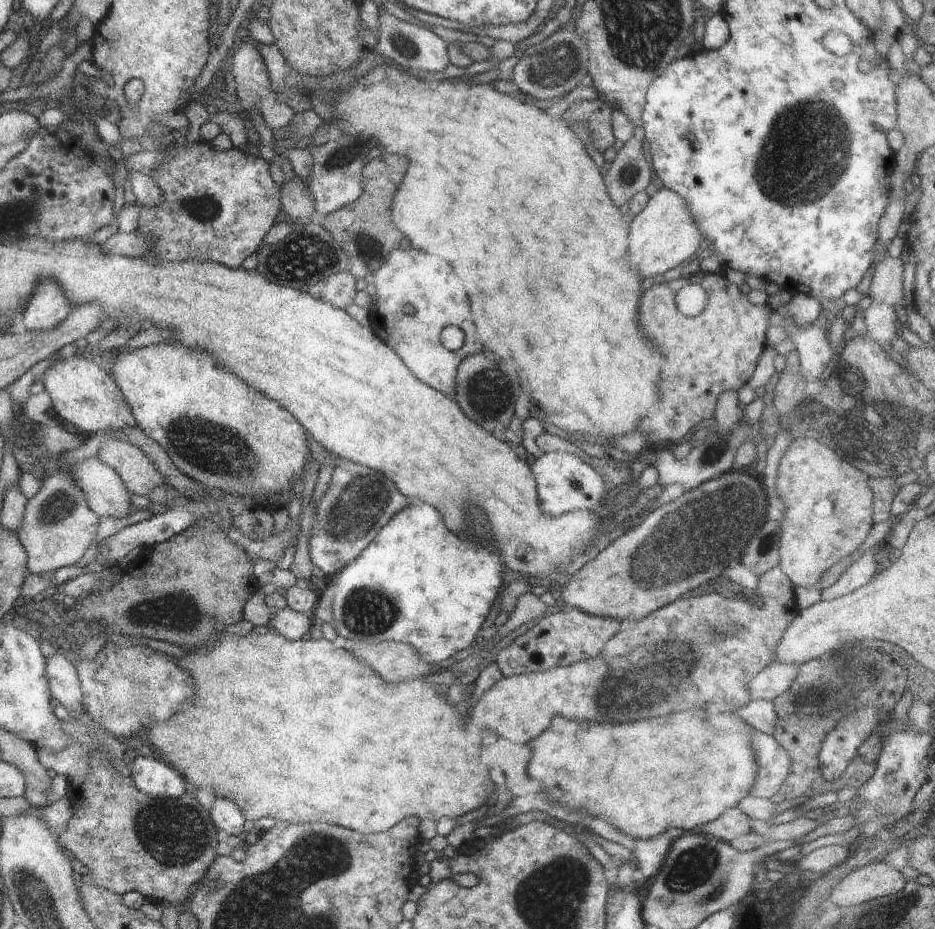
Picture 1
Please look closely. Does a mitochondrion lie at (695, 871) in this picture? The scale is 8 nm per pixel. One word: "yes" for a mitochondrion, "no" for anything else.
yes

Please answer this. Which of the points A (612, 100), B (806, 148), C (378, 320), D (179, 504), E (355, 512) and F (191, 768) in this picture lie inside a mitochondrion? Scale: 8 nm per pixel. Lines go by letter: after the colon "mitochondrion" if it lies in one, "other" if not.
A: other
B: mitochondrion
C: other
D: other
E: mitochondrion
F: other

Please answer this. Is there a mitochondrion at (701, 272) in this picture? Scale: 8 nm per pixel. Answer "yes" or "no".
no

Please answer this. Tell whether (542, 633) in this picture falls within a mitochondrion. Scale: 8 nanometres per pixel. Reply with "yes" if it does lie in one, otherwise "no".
no

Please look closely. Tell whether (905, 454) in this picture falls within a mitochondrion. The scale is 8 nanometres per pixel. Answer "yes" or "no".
yes

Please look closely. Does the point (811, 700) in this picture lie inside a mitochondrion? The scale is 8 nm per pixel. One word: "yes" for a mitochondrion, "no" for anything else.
yes

